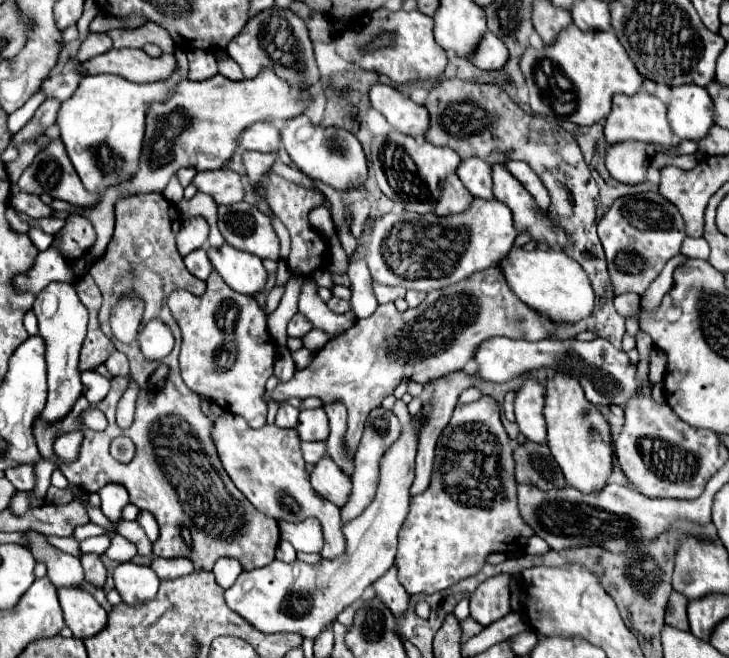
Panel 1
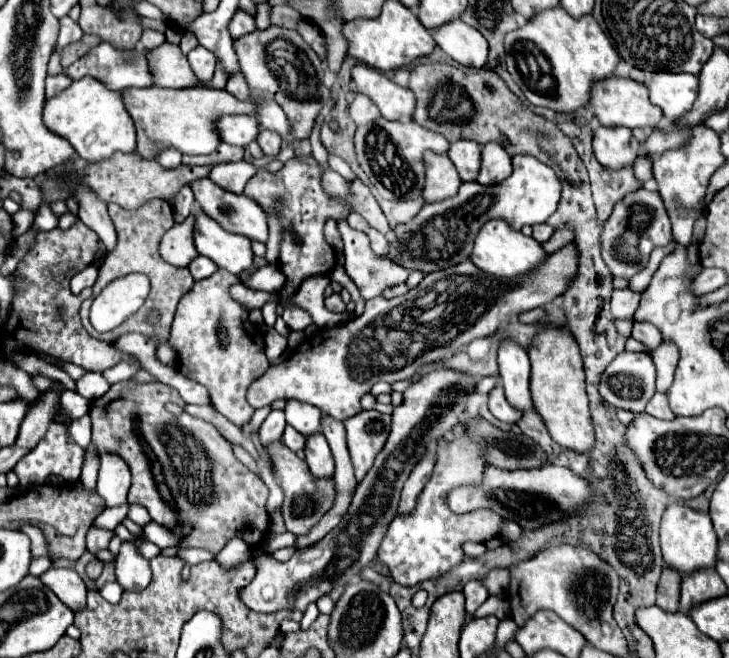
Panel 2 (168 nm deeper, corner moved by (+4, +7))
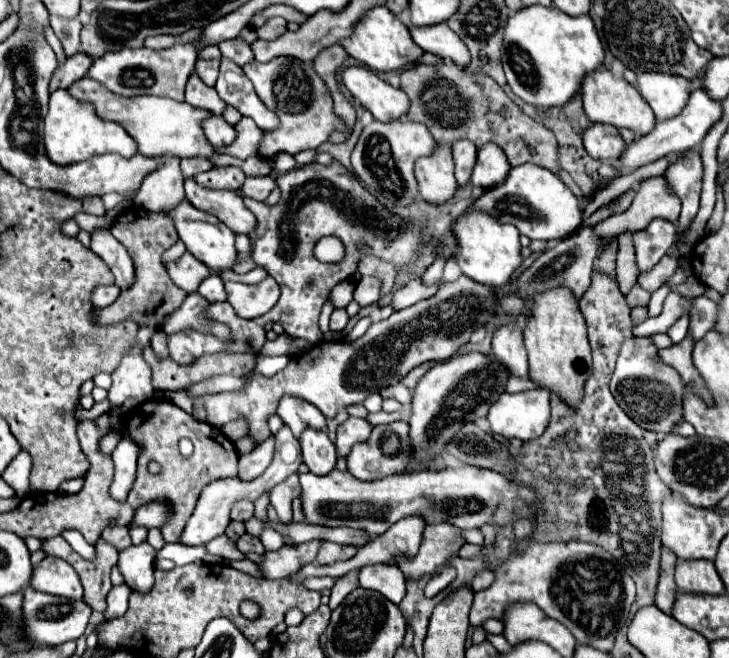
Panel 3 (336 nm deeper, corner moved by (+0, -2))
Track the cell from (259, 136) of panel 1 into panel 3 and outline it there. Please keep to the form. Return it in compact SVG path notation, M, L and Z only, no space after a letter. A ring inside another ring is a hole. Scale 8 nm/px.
M211 115L211 117L207 117L201 125L203 125L203 131L205 131L207 141L209 141L215 149L227 147L227 145L231 145L233 139L235 139L235 127L231 127L223 117Z

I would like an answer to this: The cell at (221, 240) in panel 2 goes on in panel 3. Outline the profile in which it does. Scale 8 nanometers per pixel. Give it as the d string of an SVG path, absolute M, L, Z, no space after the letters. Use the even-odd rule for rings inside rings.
M183 199L179 205L175 205L171 211L165 211L175 229L177 229L177 235L179 239L185 243L187 251L197 257L201 263L205 263L207 267L215 269L215 271L221 271L221 269L231 269L233 263L235 263L235 257L237 257L237 251L235 251L235 233L229 231L229 227L225 223L221 223L215 215L211 213L203 213L199 209L195 209L187 199Z

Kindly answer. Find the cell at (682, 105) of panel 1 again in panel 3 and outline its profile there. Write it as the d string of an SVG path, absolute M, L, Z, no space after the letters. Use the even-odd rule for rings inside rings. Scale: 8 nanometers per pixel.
M641 73L637 77L637 91L649 103L659 121L679 115L689 99L689 81L667 73Z

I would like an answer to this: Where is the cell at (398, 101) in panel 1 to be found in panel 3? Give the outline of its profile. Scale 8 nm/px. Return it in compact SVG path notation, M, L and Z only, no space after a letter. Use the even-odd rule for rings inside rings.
M347 67L343 73L343 83L351 95L367 109L377 121L401 119L407 115L409 99L401 89L391 87L371 69Z

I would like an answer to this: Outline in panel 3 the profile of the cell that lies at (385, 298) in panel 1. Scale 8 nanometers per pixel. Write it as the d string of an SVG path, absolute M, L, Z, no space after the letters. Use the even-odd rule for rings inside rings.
M363 277L355 287L355 301L359 307L367 307L379 301L379 281L373 277Z

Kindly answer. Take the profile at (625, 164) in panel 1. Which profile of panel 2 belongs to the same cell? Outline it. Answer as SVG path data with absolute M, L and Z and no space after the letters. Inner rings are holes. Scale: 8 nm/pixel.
M599 126L593 132L593 152L603 168L621 170L631 166L639 156L639 142L633 132L623 126Z

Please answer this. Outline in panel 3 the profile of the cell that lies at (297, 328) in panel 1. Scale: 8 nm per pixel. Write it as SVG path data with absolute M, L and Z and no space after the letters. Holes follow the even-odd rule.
M333 161L331 165L311 163L279 177L277 183L281 181L281 201L275 207L269 207L267 203L259 203L255 199L241 195L245 207L257 219L257 229L249 233L251 257L257 267L265 269L279 283L281 296L277 305L257 319L241 319L229 303L209 305L205 309L205 319L225 323L231 331L229 341L223 343L219 337L195 329L183 329L171 333L167 335L167 347L169 357L175 363L189 365L203 353L217 353L217 351L257 353L266 341L264 326L269 321L281 323L285 333L291 337L301 337L311 343L319 343L323 339L323 333L319 331L317 325L321 307L327 301L329 291L337 283L357 273L357 265L363 257L363 247L371 247L371 255L387 263L393 263L397 275L401 271L407 271L409 275L421 277L423 271L435 261L437 243L429 241L425 247L421 247L423 223L411 223L391 213L339 161ZM327 235L341 239L341 243L345 245L345 259L341 263L321 263L315 259L313 255L315 241ZM419 257L423 257L423 267L419 271L409 269L417 265Z

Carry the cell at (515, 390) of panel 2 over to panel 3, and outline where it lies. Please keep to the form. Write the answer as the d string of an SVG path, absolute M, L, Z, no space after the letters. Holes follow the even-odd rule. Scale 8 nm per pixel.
M515 321L495 329L493 355L503 365L507 365L511 375L527 377L527 351L523 345L523 331Z

